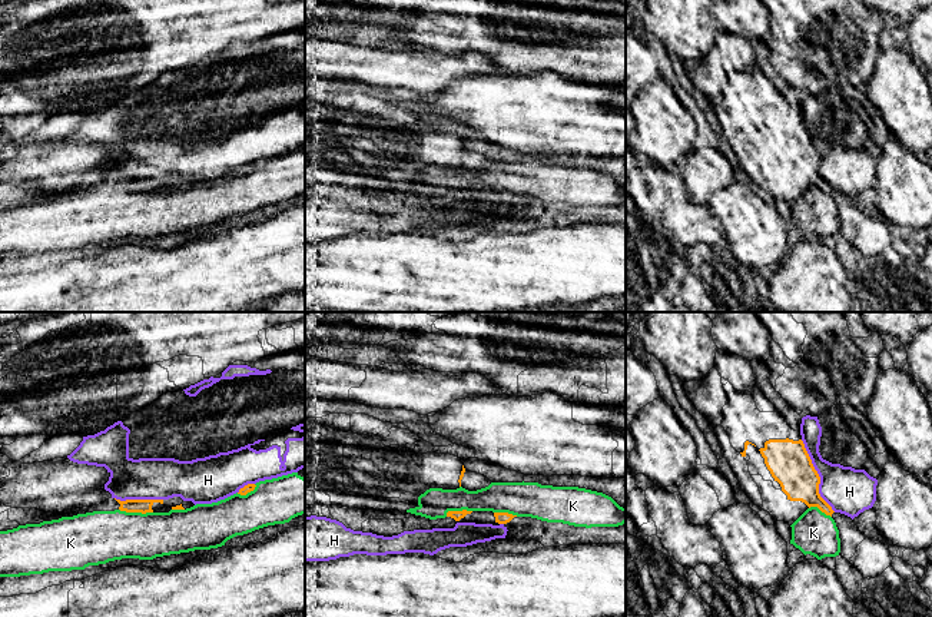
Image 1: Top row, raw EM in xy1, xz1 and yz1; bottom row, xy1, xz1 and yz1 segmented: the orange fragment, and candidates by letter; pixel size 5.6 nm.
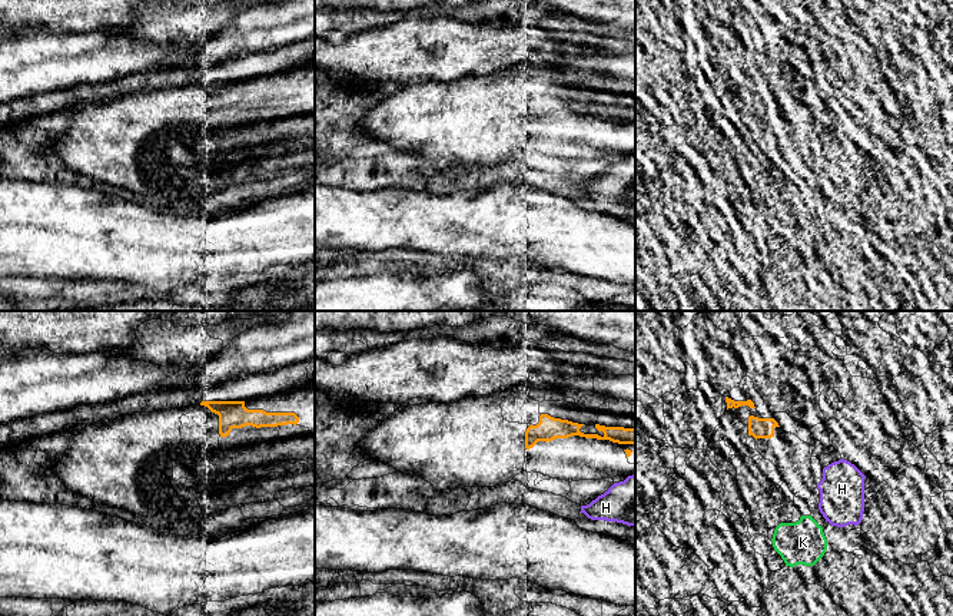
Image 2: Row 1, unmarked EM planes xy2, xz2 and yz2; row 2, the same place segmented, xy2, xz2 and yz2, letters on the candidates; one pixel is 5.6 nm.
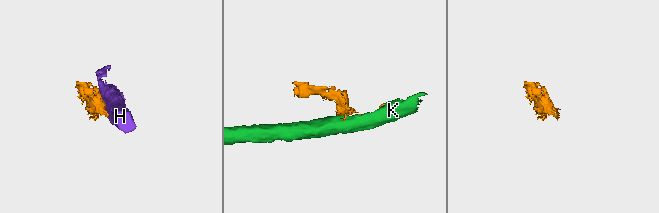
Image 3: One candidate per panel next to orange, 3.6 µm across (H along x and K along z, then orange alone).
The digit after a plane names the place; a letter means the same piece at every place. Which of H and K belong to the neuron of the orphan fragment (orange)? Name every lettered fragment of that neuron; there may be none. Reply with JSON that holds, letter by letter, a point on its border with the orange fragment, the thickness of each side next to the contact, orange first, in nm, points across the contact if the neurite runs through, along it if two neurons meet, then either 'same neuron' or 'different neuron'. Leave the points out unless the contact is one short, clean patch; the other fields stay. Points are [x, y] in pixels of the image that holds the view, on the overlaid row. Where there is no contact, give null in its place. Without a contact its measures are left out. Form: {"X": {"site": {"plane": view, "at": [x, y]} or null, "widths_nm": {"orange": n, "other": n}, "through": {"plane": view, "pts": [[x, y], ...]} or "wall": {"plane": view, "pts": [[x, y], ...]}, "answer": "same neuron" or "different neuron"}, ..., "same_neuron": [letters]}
{"H": {"site": {"plane": "yz1", "at": [818, 475]}, "widths_nm": {"orange": 240, "other": 260}, "answer": "different neuron"}, "K": {"site": {"plane": "xy1", "at": [136, 511]}, "widths_nm": {"orange": 80, "other": 280}, "answer": "different neuron"}, "same_neuron": []}

